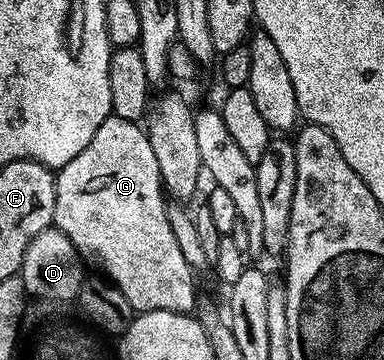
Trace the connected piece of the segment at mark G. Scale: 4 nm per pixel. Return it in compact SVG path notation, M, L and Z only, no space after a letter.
M114 115L107 117L105 123L97 127L97 135L89 139L89 147L85 147L81 155L69 159L69 163L65 163L55 173L54 228L69 235L80 258L88 266L96 265L103 272L100 274L116 285L125 299L129 299L136 314L173 311L191 315L197 309L197 277L181 255L177 238L166 217L167 206L163 180L159 177L157 167L157 155L153 155L153 147L144 126Z

